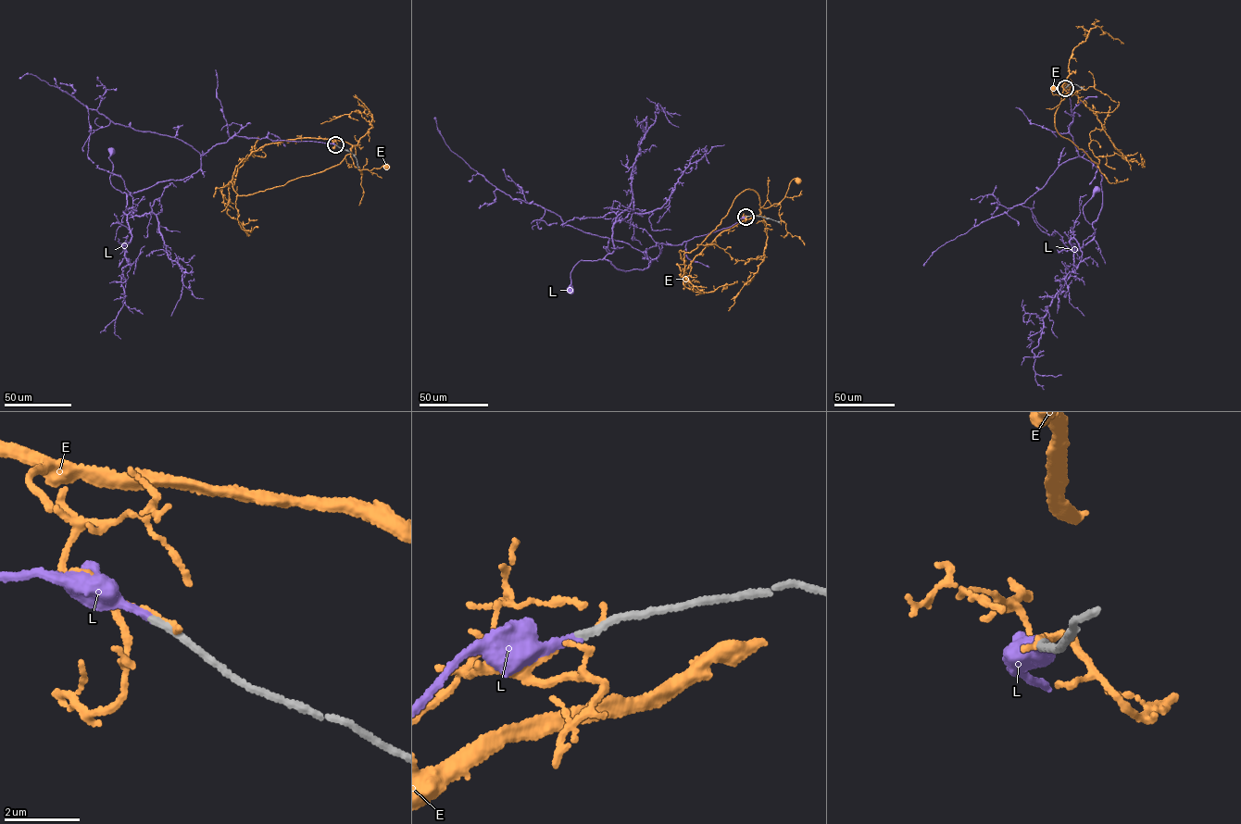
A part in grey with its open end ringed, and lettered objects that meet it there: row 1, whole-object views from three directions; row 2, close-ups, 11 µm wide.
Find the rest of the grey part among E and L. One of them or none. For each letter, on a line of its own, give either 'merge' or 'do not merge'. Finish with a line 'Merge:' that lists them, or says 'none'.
E: do not merge
L: merge
Merge: L

